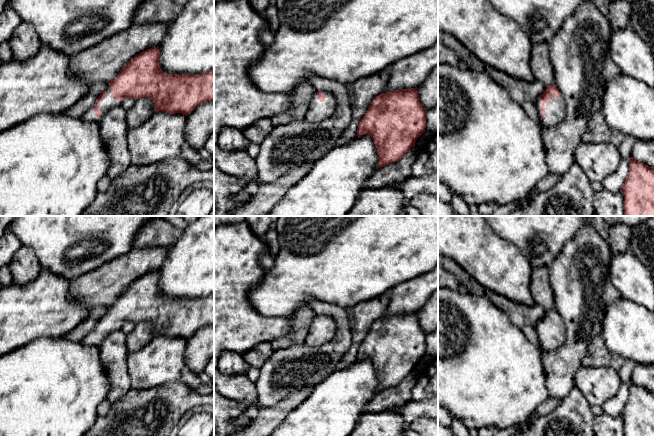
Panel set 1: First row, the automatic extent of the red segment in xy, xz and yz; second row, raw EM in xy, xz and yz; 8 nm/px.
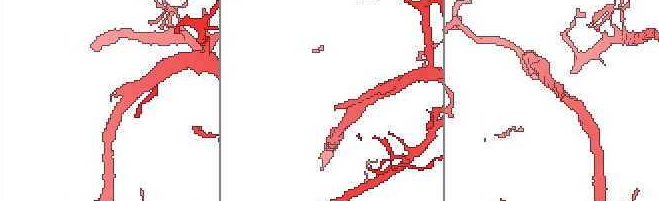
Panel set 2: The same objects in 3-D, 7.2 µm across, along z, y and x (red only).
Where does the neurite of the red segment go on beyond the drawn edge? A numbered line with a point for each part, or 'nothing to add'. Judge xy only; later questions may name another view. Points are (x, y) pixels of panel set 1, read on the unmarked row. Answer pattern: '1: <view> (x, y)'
1: xy (108, 327)

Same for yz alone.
1: yz (556, 334)

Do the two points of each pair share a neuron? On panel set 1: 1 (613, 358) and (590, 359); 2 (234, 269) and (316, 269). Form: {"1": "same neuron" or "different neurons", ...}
{"1": "same neuron", "2": "different neurons"}

